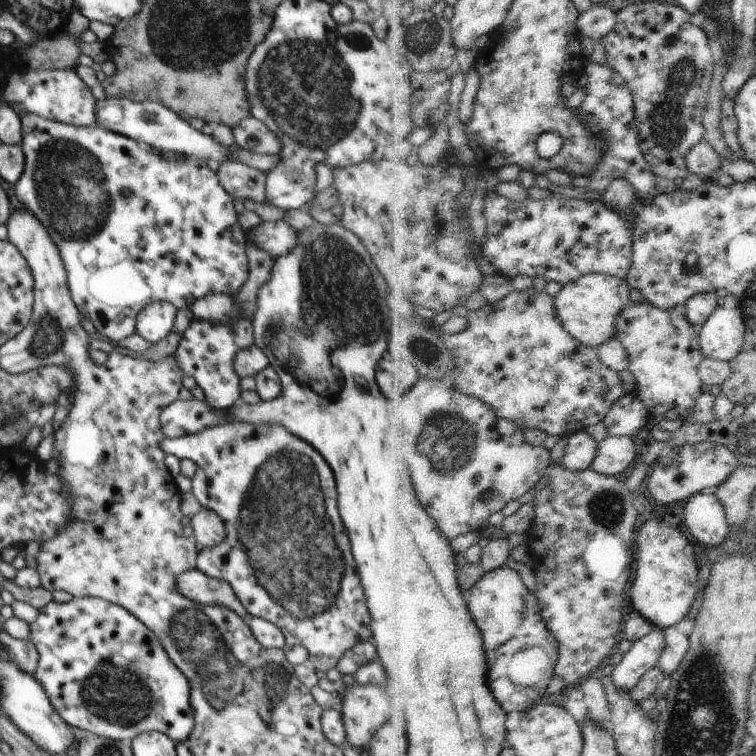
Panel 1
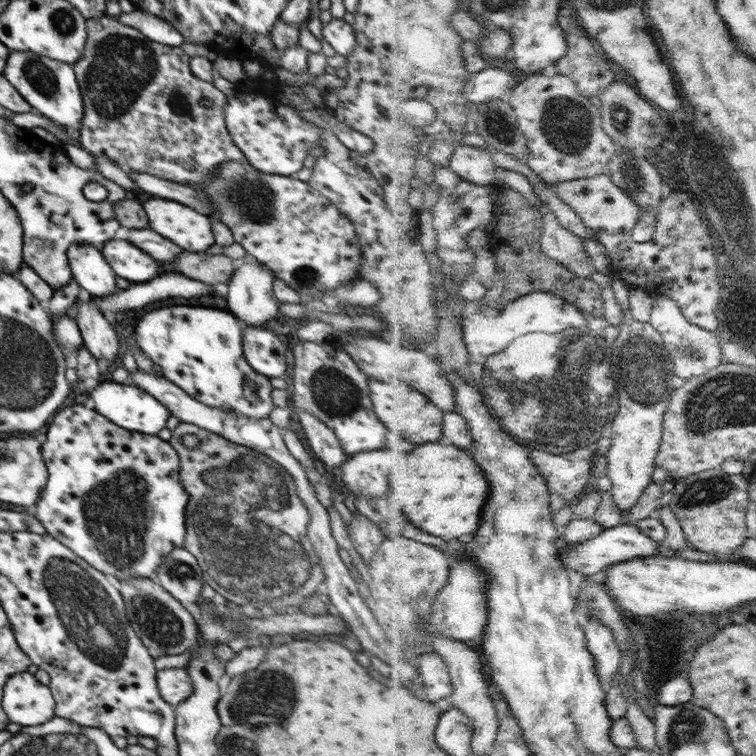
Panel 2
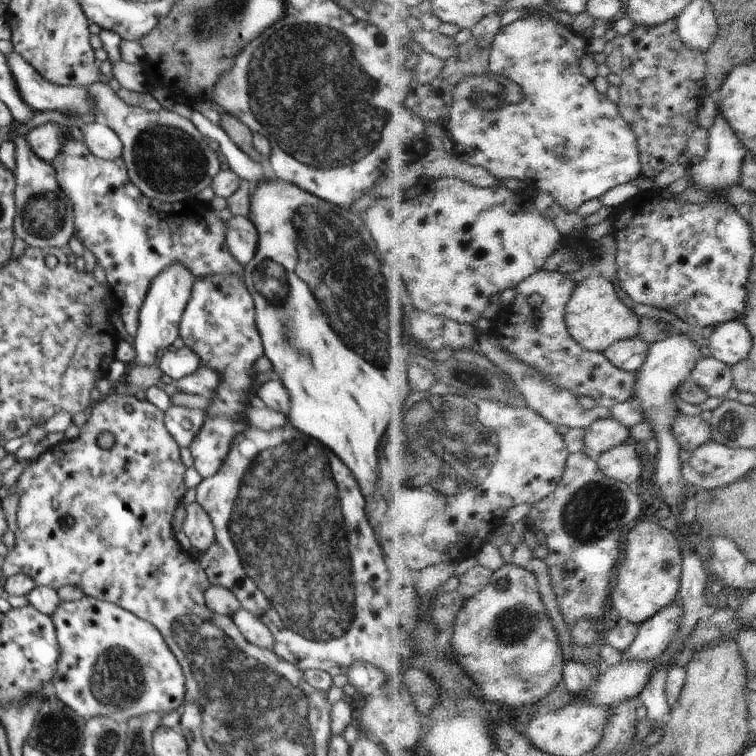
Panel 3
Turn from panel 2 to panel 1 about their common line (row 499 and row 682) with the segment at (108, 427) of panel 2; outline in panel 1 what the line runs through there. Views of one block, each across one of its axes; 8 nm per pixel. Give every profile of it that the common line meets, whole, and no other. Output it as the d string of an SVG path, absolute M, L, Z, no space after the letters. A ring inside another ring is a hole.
M73 597L65 603L52 600L29 626L30 642L39 654L33 677L66 724L114 741L133 740L143 732L158 731L175 743L187 742L194 728L188 679L170 660L154 632L126 608L100 597Z

